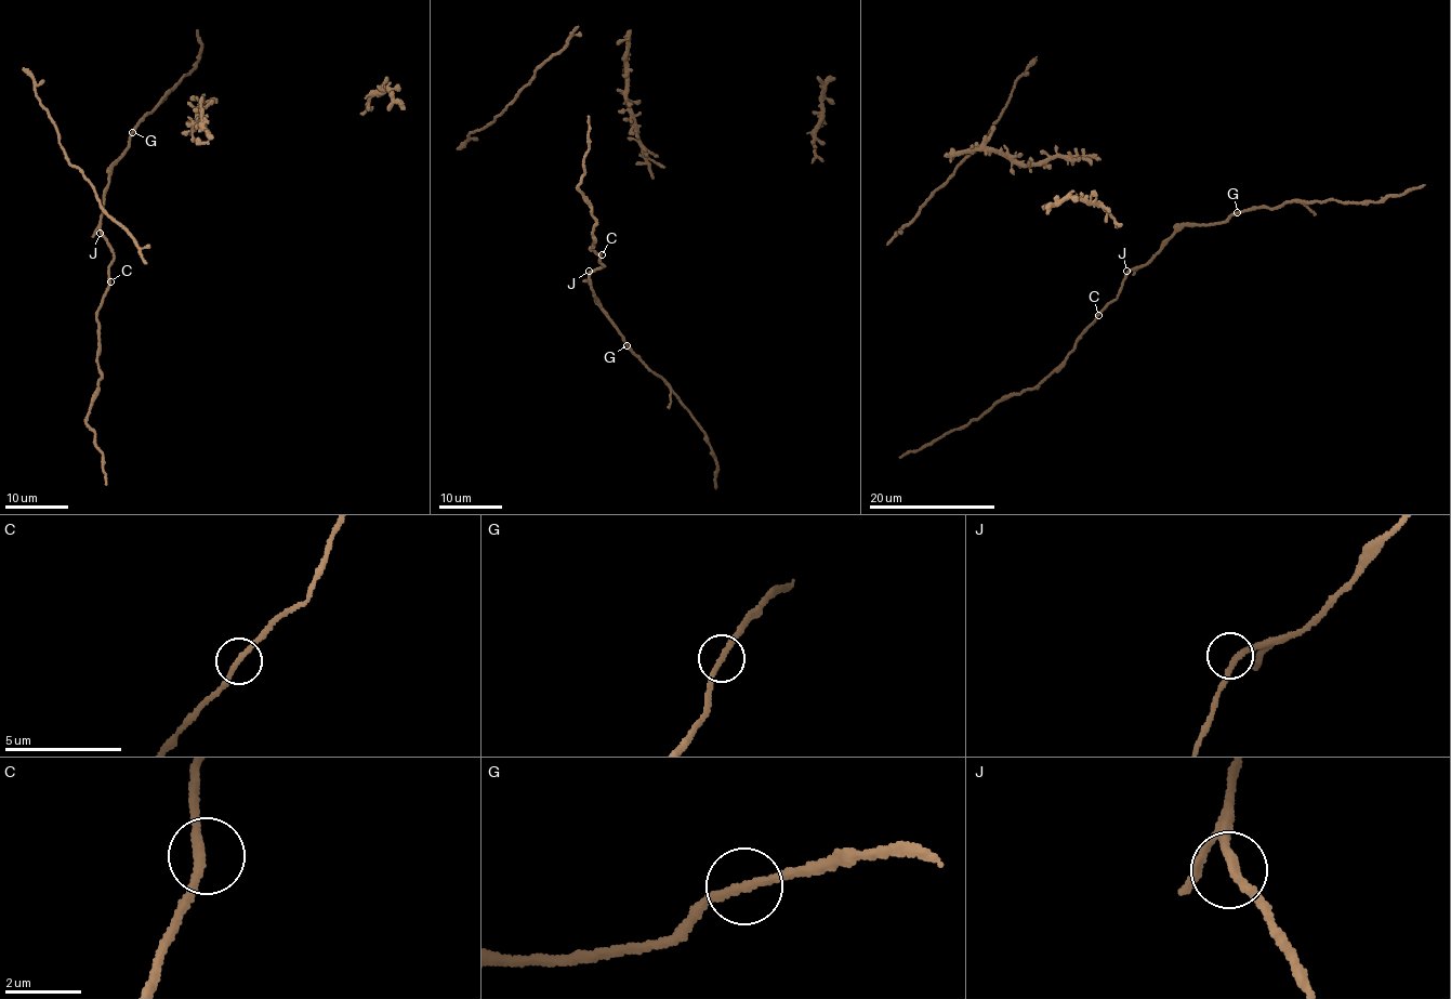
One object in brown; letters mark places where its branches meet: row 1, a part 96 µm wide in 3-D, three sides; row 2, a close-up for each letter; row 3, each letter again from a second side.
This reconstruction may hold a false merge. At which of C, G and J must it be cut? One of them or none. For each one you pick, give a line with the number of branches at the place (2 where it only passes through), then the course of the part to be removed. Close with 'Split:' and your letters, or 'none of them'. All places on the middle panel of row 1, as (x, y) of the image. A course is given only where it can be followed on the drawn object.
G: 2 | (627, 345), (664, 380), (704, 433), (711, 454), (716, 458), (716, 488)
Split: G

